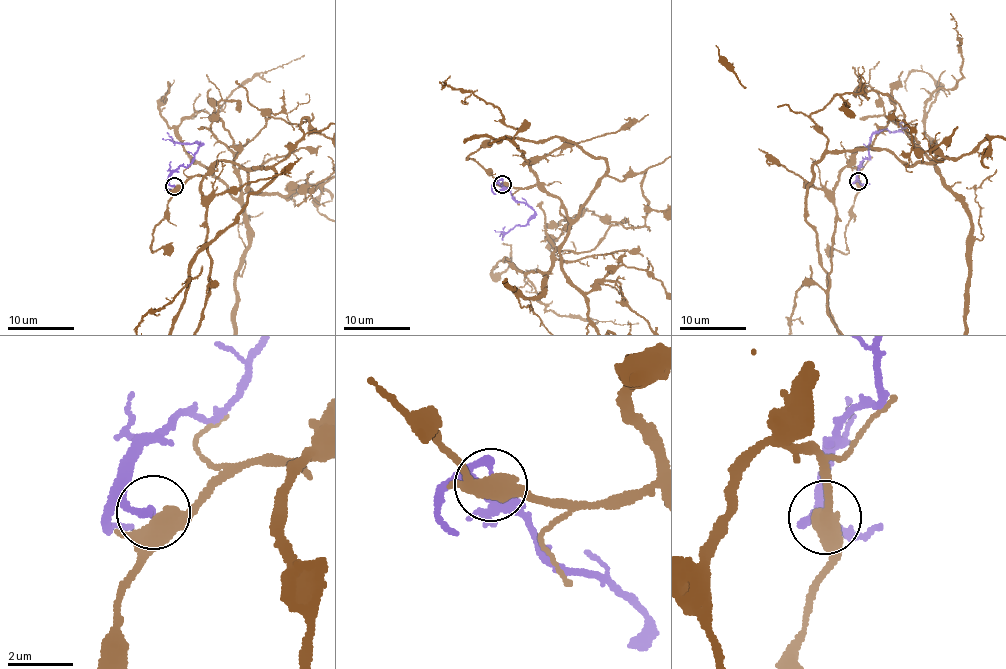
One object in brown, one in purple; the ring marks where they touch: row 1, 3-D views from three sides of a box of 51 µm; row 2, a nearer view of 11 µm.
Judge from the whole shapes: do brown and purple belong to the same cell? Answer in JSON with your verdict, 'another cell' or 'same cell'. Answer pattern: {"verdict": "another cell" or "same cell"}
{"verdict": "another cell"}

